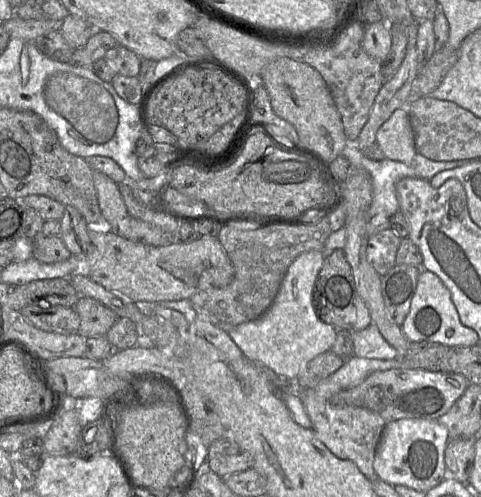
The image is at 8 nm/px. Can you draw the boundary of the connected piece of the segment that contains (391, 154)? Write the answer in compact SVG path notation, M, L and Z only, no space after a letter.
M406 107L395 110L381 125L376 133L375 143L387 159L400 162L410 162L413 159L417 150Z

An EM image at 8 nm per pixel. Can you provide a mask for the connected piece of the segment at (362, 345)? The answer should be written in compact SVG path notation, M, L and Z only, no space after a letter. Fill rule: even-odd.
M371 322L360 331L353 330L354 355L370 359L396 359L398 352L383 337L378 326Z

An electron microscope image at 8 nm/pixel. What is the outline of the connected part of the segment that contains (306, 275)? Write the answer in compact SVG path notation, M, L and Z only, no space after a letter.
M321 251L300 254L289 266L268 310L259 318L242 323L228 332L251 362L269 368L279 376L295 379L309 361L331 350L337 329L323 322L313 306L313 292L323 261Z

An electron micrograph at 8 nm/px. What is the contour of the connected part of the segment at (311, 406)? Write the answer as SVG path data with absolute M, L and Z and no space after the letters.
M330 375L315 387L302 391L301 401L312 423L312 430L336 457L354 462L370 481L379 479L373 469L373 461L386 423L377 413L369 409L331 404L331 397L340 390L340 387L332 382Z

